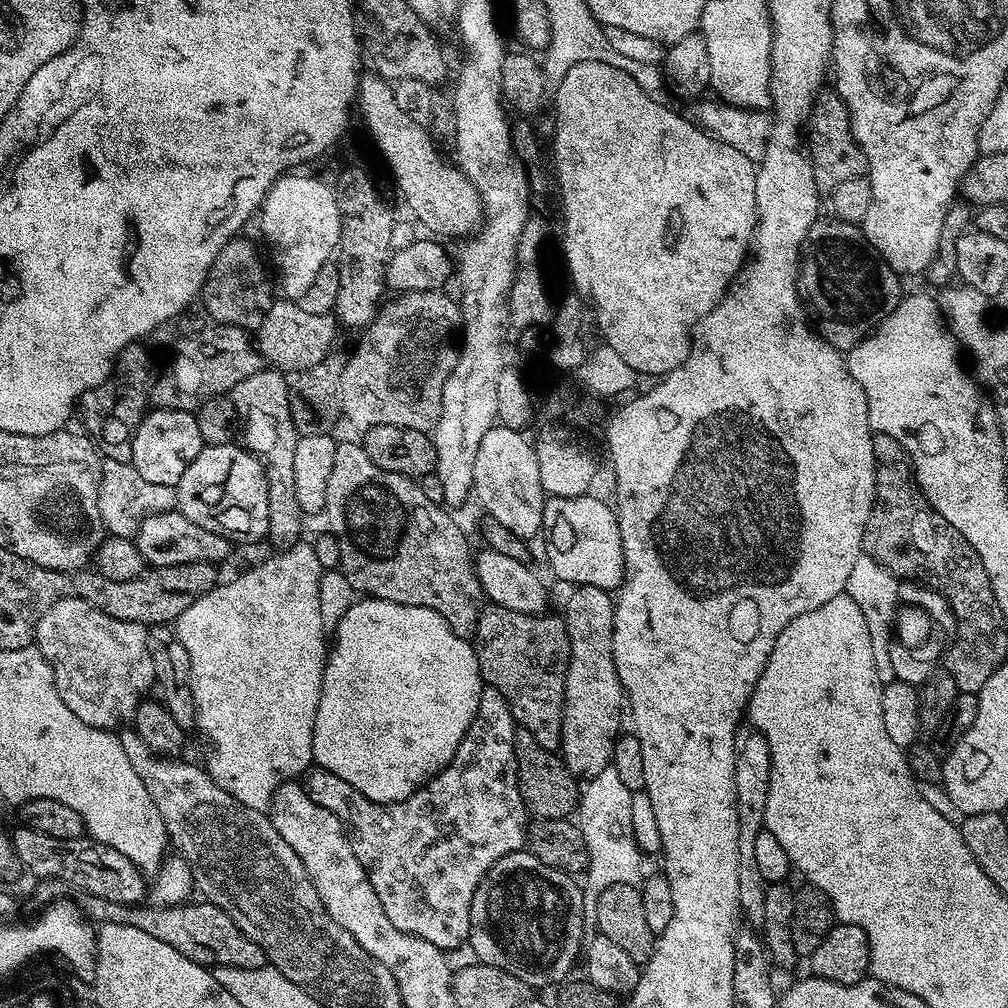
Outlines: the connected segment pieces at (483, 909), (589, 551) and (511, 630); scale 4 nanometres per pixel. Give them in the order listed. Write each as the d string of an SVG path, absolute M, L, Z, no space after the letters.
M521 850L514 854L506 854L506 858L502 858L498 862L494 862L494 866L490 866L490 870L482 878L482 882L476 888L476 893L472 899L472 909L470 910L470 930L468 931L467 943L472 944L472 952L477 961L481 964L489 964L498 970L506 970L510 974L514 974L514 978L518 978L526 986L532 984L536 988L544 988L547 984L553 986L559 985L561 982L569 979L568 971L572 968L572 963L576 960L576 955L581 955L582 945L585 943L584 936L584 896L580 893L580 888L575 884L576 880L571 875L562 870L546 866L544 862L540 862L528 850Z
M585 494L572 498L549 497L544 504L548 532L548 560L553 572L571 585L592 585L607 591L619 589L624 579L624 550L613 507Z
M495 606L485 607L476 623L474 647L485 685L497 688L504 695L512 711L513 720L533 736L538 746L556 752L561 747L564 687L571 656L571 640L563 619L559 615L548 615L522 614Z

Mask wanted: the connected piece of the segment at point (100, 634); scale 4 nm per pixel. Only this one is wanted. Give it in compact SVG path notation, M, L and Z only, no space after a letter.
M82 598L54 602L54 606L50 606L50 610L46 610L38 622L34 644L52 667L56 695L62 698L66 706L70 706L75 716L92 728L119 729L125 722L131 721L141 700L151 693L148 691L156 684L154 662L148 645L148 628L138 622L110 618L110 614L98 610L98 606Z

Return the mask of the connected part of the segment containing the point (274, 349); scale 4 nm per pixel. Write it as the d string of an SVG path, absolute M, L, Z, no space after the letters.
M277 299L270 306L266 318L255 333L254 340L263 359L273 369L285 374L295 374L307 368L318 366L333 351L338 321L332 314L312 314L308 317L310 330L304 330L306 317L302 306L295 299Z

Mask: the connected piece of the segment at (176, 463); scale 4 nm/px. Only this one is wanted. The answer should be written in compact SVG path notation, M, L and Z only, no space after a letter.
M153 407L133 434L130 463L146 482L154 482L154 486L175 486L182 474L186 474L186 466L198 458L205 446L195 411Z

